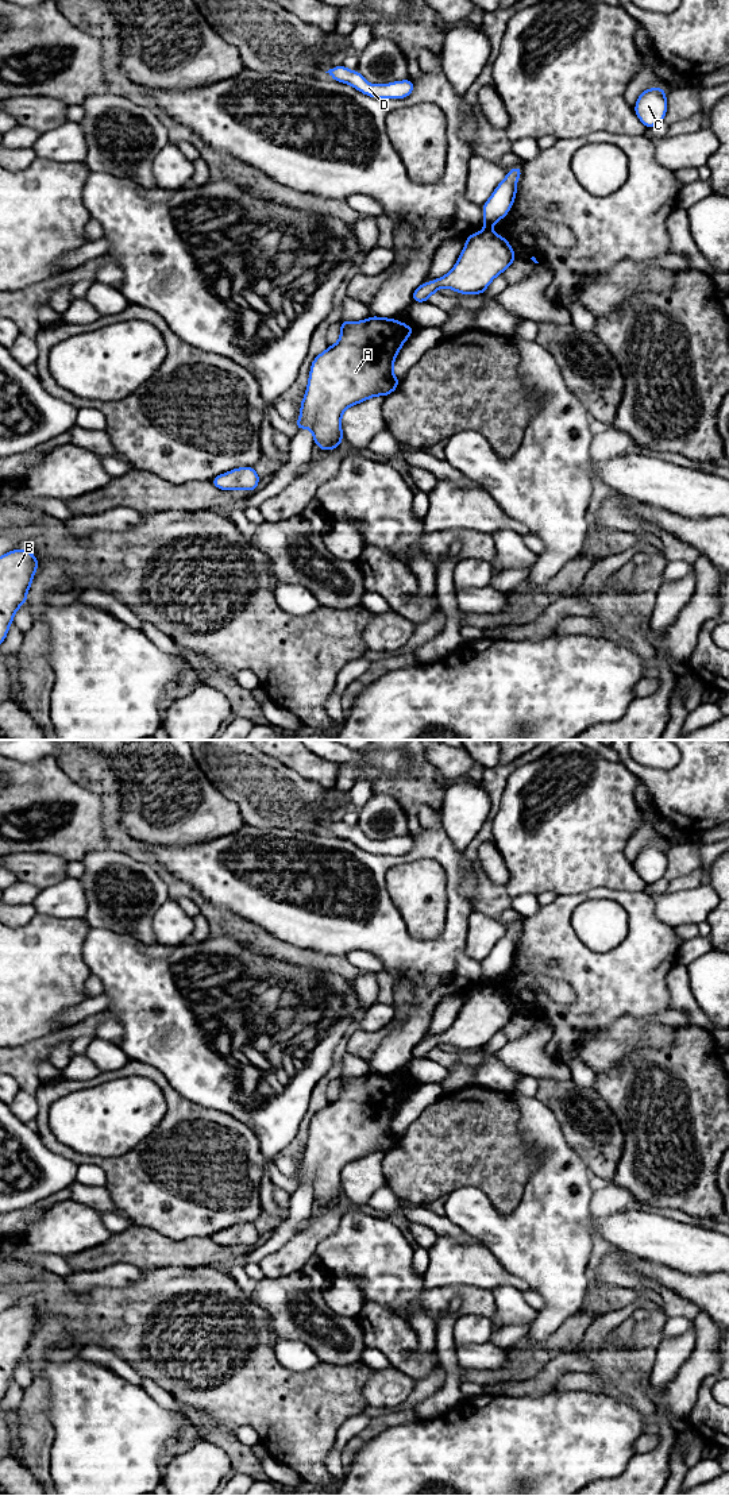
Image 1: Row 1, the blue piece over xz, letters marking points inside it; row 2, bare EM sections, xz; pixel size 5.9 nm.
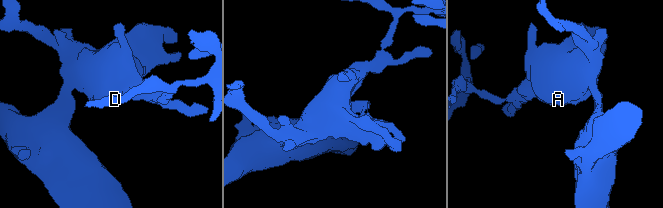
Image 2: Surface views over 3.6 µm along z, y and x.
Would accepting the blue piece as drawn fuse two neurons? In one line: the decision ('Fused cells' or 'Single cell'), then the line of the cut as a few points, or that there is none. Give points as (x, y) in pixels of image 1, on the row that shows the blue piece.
Fused cells. Split along xz (485, 227), (489, 228)

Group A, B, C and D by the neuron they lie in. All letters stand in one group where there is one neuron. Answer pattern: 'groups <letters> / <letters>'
groups A B / C D

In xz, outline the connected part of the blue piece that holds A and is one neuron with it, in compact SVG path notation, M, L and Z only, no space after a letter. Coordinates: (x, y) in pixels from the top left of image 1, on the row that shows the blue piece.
M392 317L340 320L339 342L312 360L300 419L294 424L297 431L310 428L321 451L336 450L343 443L343 412L375 396L386 397L398 388L393 363L414 332Z

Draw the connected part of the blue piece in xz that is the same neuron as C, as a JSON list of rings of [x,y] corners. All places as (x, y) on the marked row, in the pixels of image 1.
[[[666,86],[645,89],[639,95],[633,108],[645,128],[657,126],[667,115]]]

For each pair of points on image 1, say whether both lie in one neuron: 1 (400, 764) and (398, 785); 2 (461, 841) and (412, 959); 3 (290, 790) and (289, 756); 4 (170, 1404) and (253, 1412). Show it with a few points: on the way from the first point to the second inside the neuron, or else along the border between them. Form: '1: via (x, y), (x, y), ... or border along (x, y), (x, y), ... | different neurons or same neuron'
1: border along (413, 758), (404, 775), (377, 775), (369, 764) | different neurons
2: border along (442, 821), (459, 859), (470, 870), (462, 880) | different neurons
3: border along (265, 754), (317, 785) | different neurons
4: border along (158, 1384), (184, 1407) | different neurons

